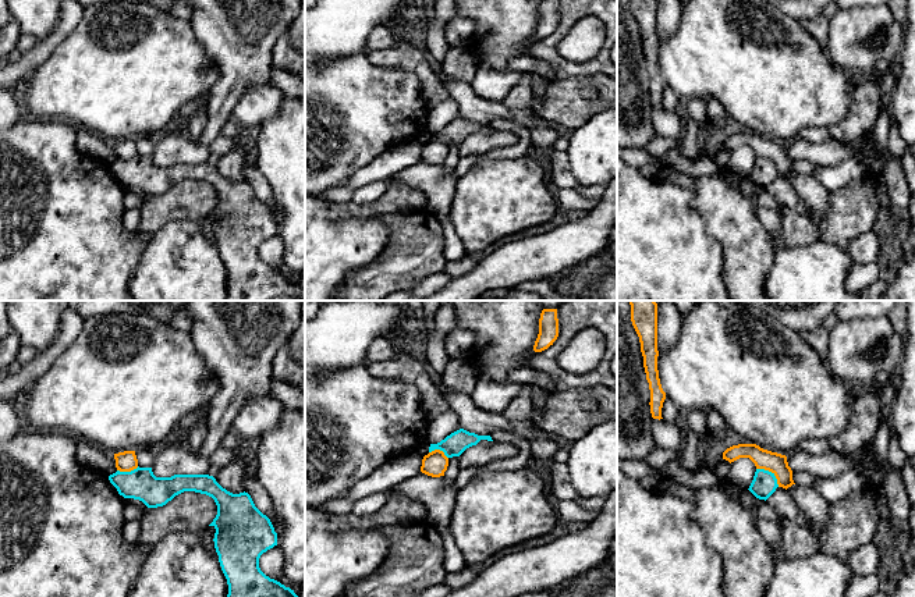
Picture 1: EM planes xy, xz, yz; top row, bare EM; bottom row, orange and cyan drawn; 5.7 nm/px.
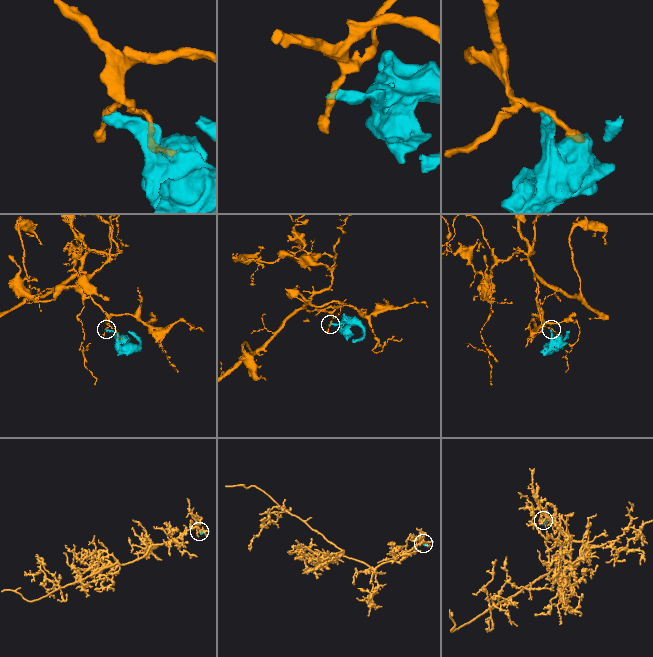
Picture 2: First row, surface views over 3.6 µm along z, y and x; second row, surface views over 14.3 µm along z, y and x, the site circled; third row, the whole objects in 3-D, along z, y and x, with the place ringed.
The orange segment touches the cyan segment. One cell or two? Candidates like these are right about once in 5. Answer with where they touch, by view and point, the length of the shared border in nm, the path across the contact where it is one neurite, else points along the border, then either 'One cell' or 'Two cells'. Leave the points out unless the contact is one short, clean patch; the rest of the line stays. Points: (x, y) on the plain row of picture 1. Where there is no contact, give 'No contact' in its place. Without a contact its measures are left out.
Touches orange at yz (770, 159). Shared border 170 nm. Boundary: yz (756, 156), (769, 159), (776, 166), (779, 174). Two cells

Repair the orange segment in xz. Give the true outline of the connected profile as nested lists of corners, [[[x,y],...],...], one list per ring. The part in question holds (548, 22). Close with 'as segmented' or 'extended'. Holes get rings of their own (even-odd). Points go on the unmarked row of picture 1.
[[[542,0],[539,7],[539,22],[533,33],[535,40],[547,38],[558,25],[557,0]]] | as segmented

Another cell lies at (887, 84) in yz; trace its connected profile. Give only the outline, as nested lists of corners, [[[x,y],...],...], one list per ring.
[[[891,71],[880,78],[880,111],[890,110],[890,103],[896,90],[898,77]]]

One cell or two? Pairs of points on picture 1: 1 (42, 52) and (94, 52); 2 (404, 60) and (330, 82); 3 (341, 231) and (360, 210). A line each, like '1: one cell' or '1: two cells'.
1: two cells
2: two cells
3: two cells

